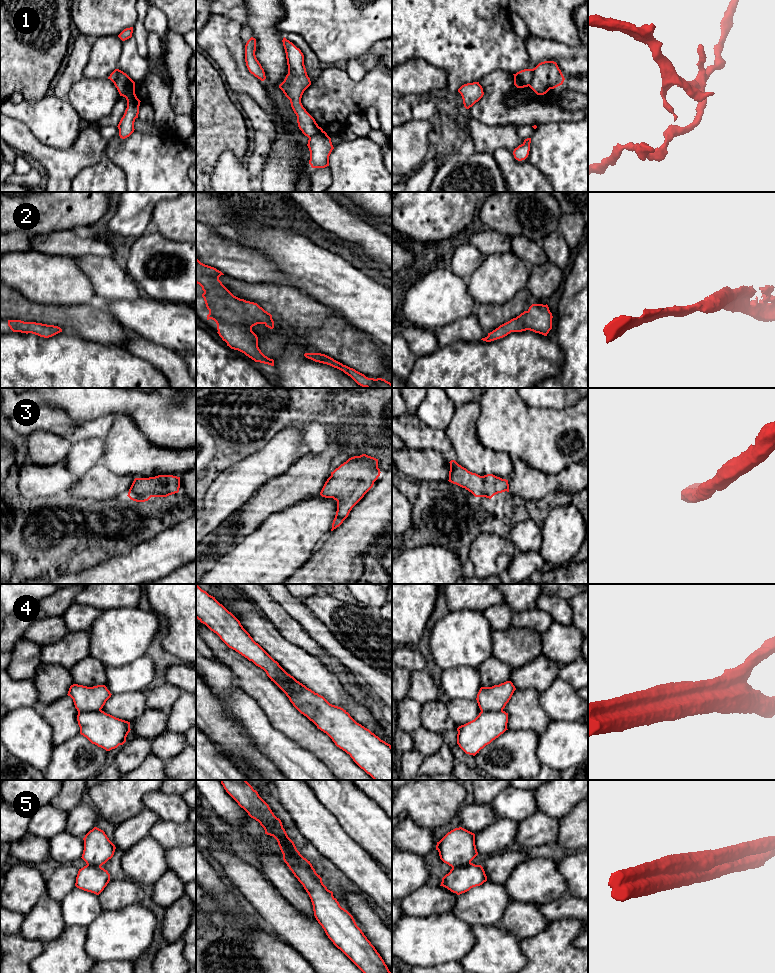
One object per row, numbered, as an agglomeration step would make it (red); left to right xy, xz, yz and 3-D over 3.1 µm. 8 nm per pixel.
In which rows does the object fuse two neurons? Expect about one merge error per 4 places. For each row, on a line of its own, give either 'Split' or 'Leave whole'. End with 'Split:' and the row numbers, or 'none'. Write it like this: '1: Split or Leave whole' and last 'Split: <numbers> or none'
1: Split
2: Leave whole
3: Leave whole
4: Split
5: Split
Split: 1, 4, 5

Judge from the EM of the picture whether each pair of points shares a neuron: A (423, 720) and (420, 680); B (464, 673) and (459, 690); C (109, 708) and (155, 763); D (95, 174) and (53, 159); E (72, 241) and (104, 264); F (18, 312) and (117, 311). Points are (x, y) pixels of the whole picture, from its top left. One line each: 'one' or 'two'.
A: one
B: one
C: two
D: two
E: two
F: two

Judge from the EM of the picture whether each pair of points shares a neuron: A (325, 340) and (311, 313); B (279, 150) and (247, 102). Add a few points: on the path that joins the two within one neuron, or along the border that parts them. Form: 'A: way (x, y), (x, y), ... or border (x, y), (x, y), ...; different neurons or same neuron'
A: way (325, 333), (313, 320); same neuron
B: border (276, 126), (276, 137), (265, 163); different neurons

